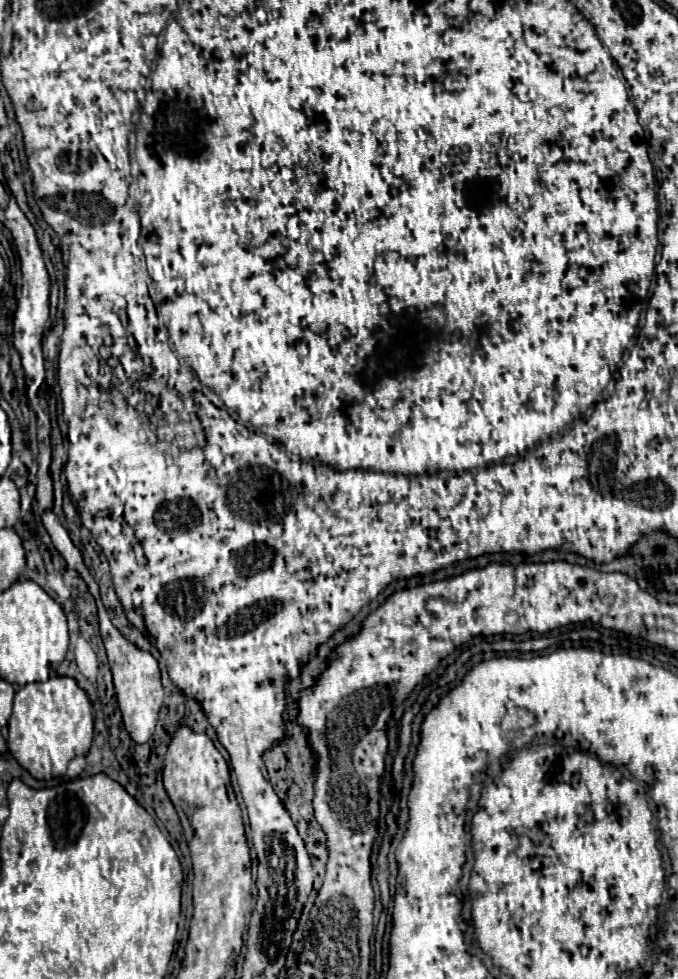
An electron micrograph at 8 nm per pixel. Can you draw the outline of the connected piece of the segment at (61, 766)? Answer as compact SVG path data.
M56 676L48 682L30 683L14 696L14 710L8 720L8 750L36 780L62 776L74 756L88 752L92 744L92 722L90 700L74 678Z

